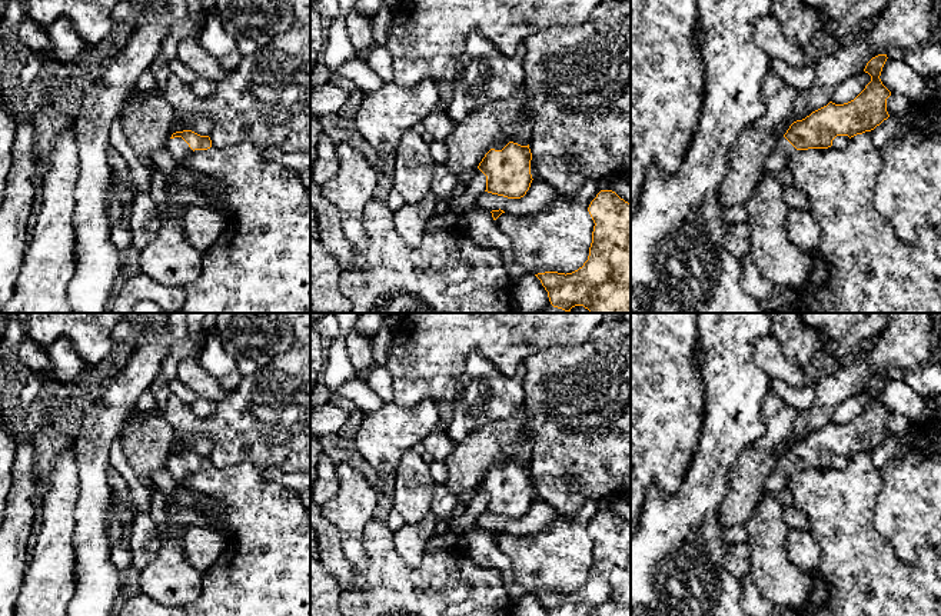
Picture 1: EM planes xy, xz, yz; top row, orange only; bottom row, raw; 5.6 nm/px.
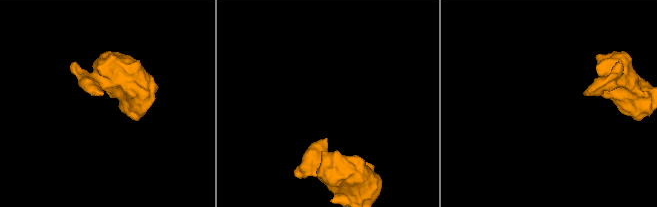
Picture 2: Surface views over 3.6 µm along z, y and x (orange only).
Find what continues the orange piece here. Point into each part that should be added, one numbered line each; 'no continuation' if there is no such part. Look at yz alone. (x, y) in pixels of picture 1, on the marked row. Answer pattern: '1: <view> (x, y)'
1: yz (777, 162)

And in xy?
1: xy (179, 149)

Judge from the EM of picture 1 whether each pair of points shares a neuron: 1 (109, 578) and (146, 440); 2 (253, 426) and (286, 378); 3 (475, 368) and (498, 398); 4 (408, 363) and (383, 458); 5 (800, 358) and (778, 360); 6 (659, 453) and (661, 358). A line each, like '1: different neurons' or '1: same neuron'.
1: different neurons
2: same neuron
3: same neuron
4: different neurons
5: different neurons
6: same neuron

